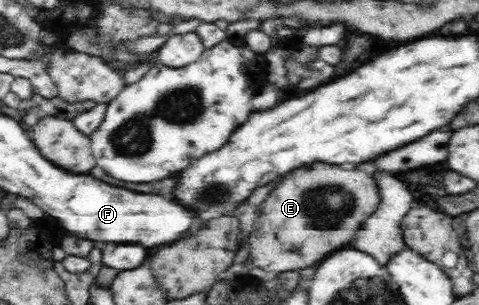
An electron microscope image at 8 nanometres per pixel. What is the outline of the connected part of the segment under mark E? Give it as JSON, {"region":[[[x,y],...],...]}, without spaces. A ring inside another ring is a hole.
{"region":[[[309,164],[305,168],[297,168],[285,180],[281,180],[261,204],[257,226],[247,242],[251,252],[249,261],[255,267],[277,273],[315,267],[317,260],[323,260],[329,252],[335,252],[343,244],[355,240],[353,230],[361,226],[365,218],[369,218],[369,212],[375,212],[377,200],[377,186],[363,170],[341,168],[333,164]]]}

